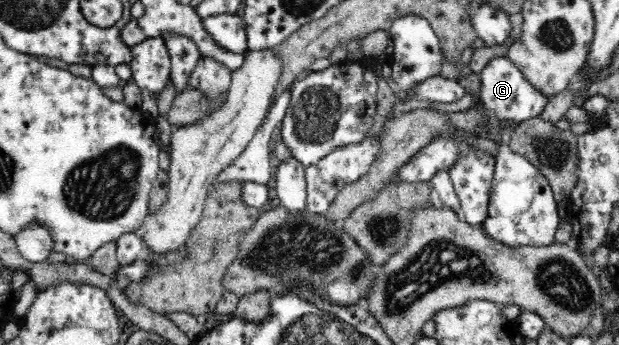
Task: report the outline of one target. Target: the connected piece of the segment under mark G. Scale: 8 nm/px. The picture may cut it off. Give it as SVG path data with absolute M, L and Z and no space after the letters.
M493 58L480 72L482 87L478 96L475 96L475 104L487 105L491 113L498 118L512 118L512 120L525 120L535 117L539 113L548 98L531 89L531 85L521 78L520 71L506 58Z

